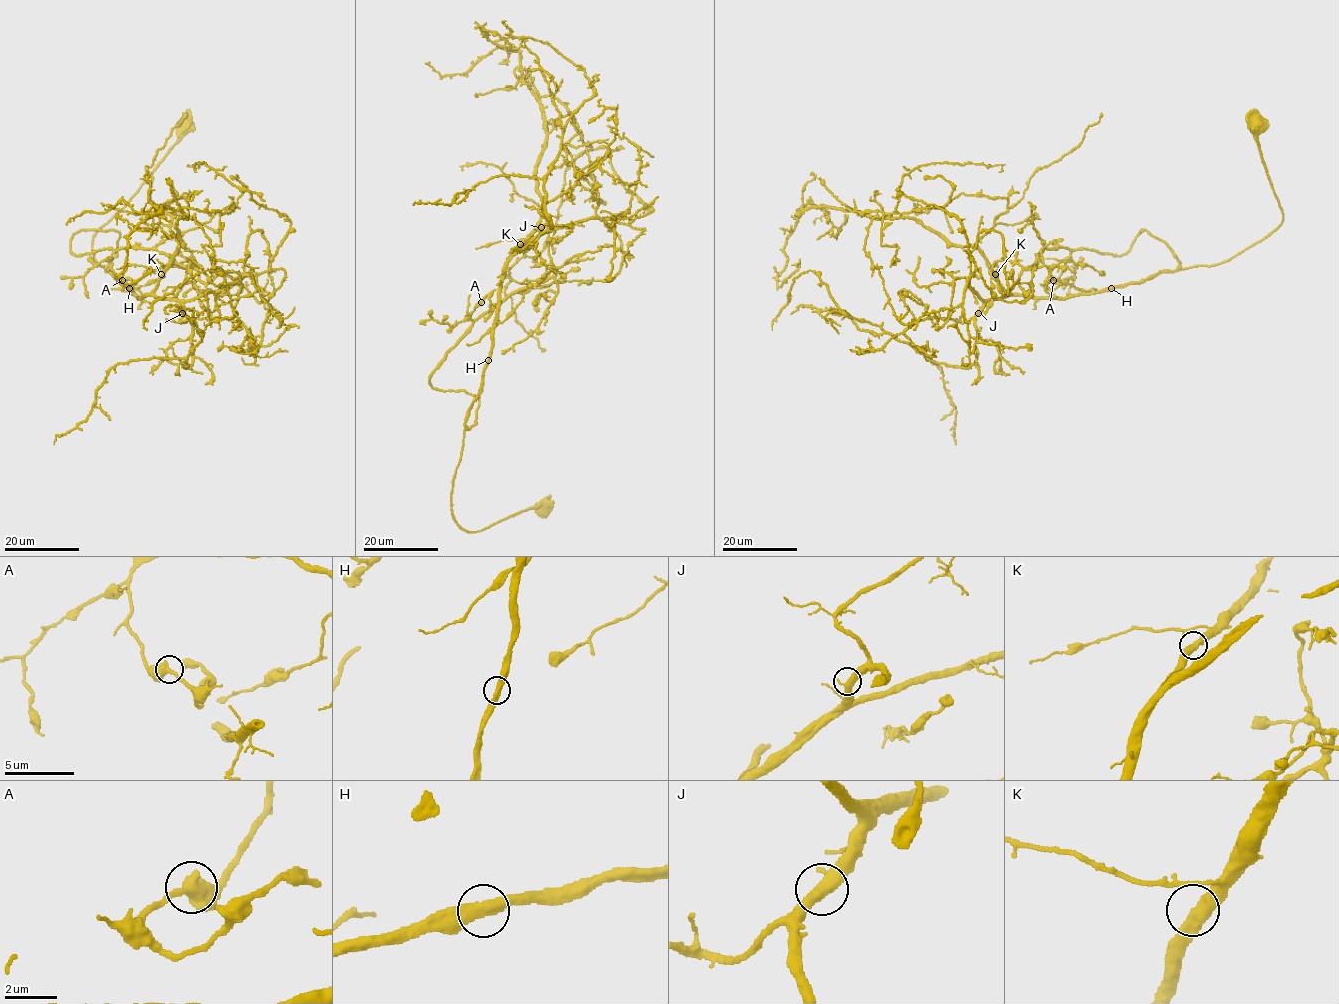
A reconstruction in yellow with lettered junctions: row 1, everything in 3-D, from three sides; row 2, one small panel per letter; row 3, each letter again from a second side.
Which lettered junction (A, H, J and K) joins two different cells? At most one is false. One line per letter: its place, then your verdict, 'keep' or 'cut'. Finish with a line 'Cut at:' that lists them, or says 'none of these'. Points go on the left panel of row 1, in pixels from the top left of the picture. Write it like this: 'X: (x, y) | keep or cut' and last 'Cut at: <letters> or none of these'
A: (122, 280) | keep
H: (129, 288) | keep
J: (182, 313) | keep
K: (161, 274) | keep
Cut at: none of these

